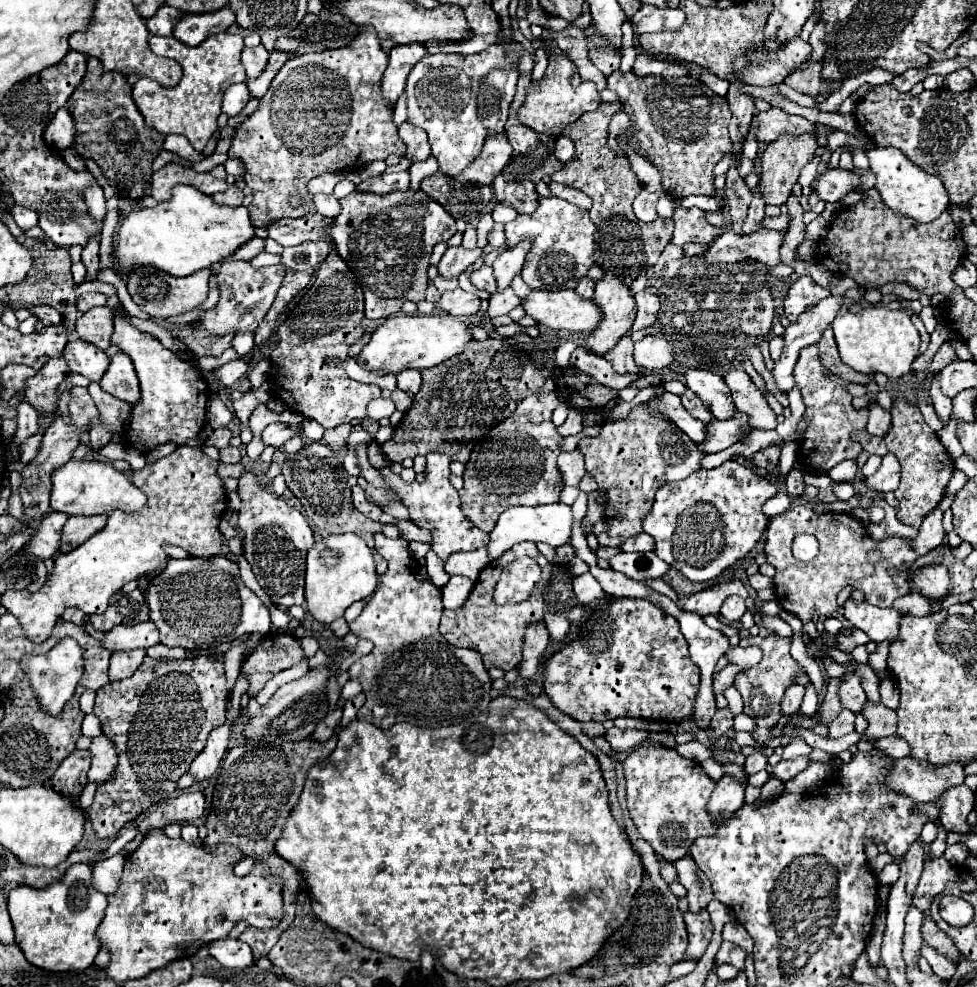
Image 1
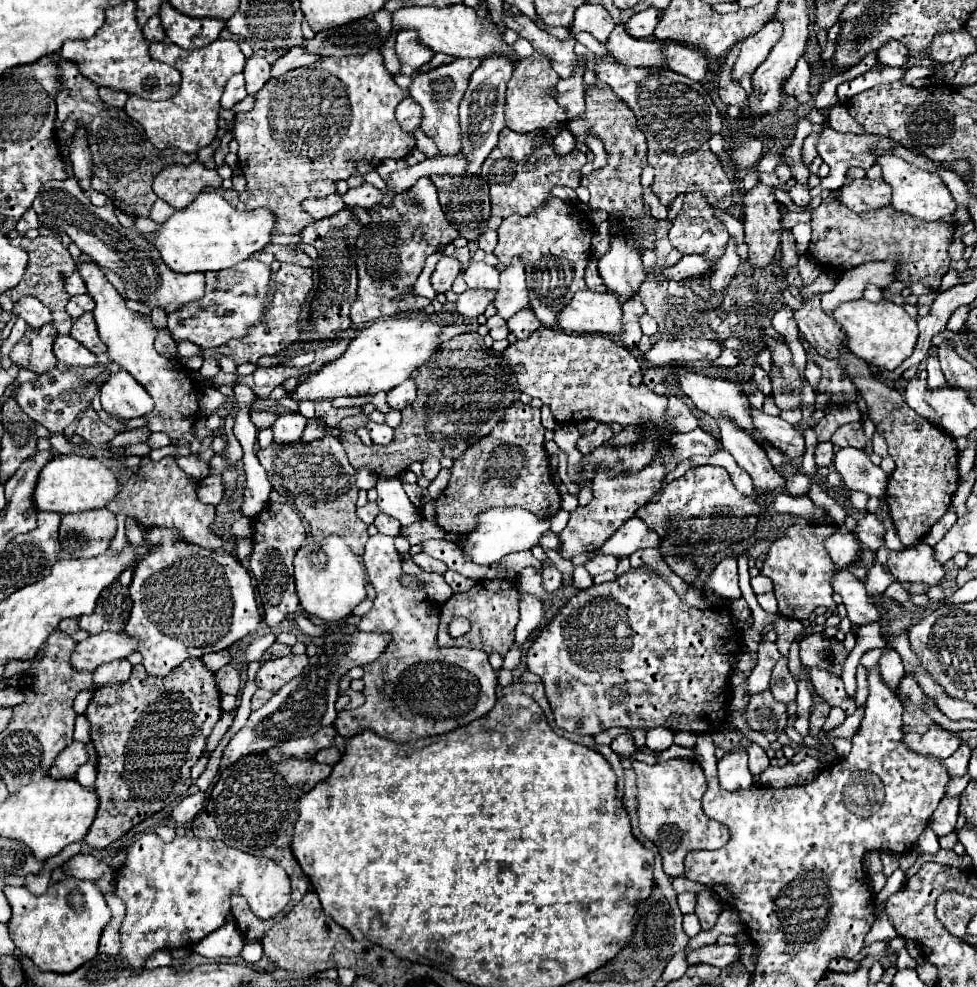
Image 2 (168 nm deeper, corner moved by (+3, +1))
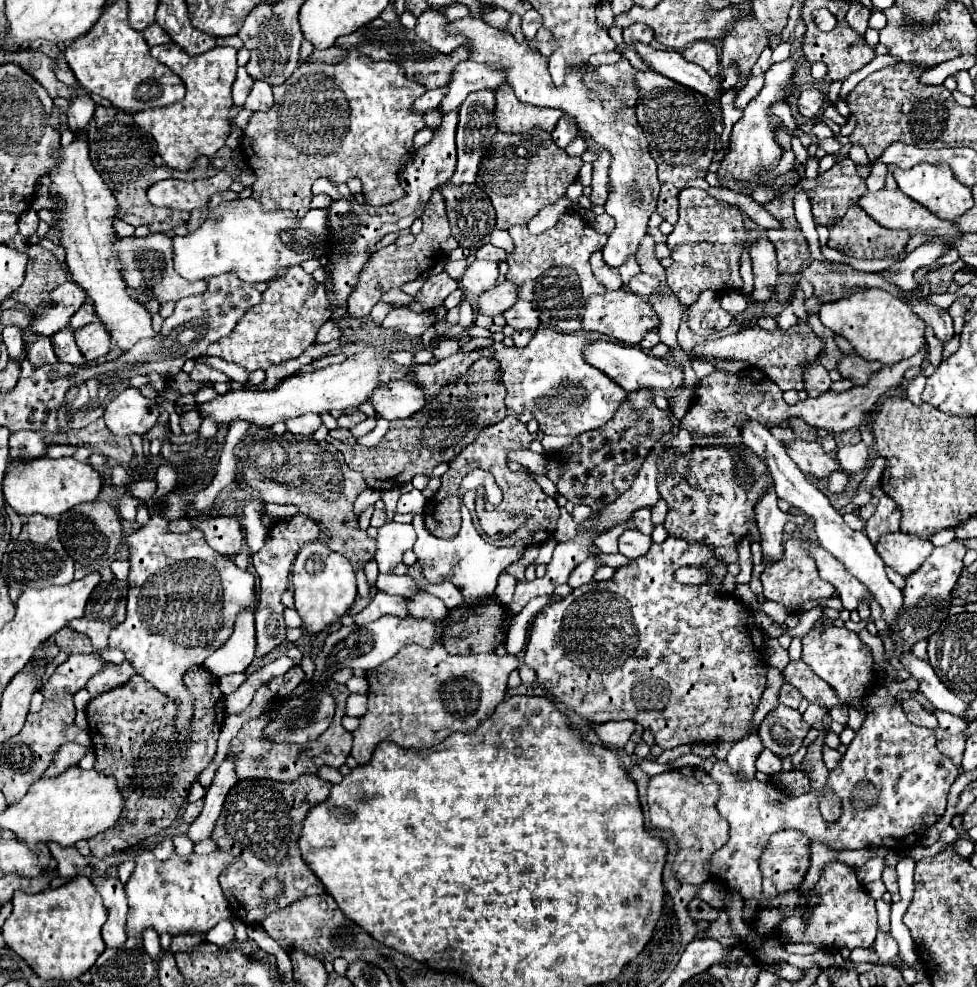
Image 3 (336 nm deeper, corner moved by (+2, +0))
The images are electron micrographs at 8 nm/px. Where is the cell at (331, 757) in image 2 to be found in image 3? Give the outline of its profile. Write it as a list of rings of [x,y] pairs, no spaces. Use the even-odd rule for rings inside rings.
[[[327,765],[319,767],[317,775],[319,775],[319,777],[325,777],[325,779],[331,781],[331,783],[339,783],[339,779],[343,779],[343,775],[341,775],[339,769],[335,769],[335,767],[327,767]]]

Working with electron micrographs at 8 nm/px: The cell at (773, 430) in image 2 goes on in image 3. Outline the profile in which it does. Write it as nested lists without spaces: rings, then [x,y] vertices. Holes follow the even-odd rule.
[[[793,439],[789,441],[787,445],[787,453],[789,457],[801,467],[801,471],[805,473],[811,473],[815,477],[827,477],[831,471],[839,469],[839,463],[835,461],[835,457],[827,455],[823,451],[823,447],[813,441],[799,441],[799,439]]]

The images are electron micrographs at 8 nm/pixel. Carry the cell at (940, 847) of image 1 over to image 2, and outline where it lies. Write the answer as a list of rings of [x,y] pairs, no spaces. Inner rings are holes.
[[[944,796],[940,806],[936,808],[936,812],[932,814],[930,828],[938,836],[946,836],[946,834],[954,832],[956,820],[958,820],[958,808],[960,808],[960,796]]]

